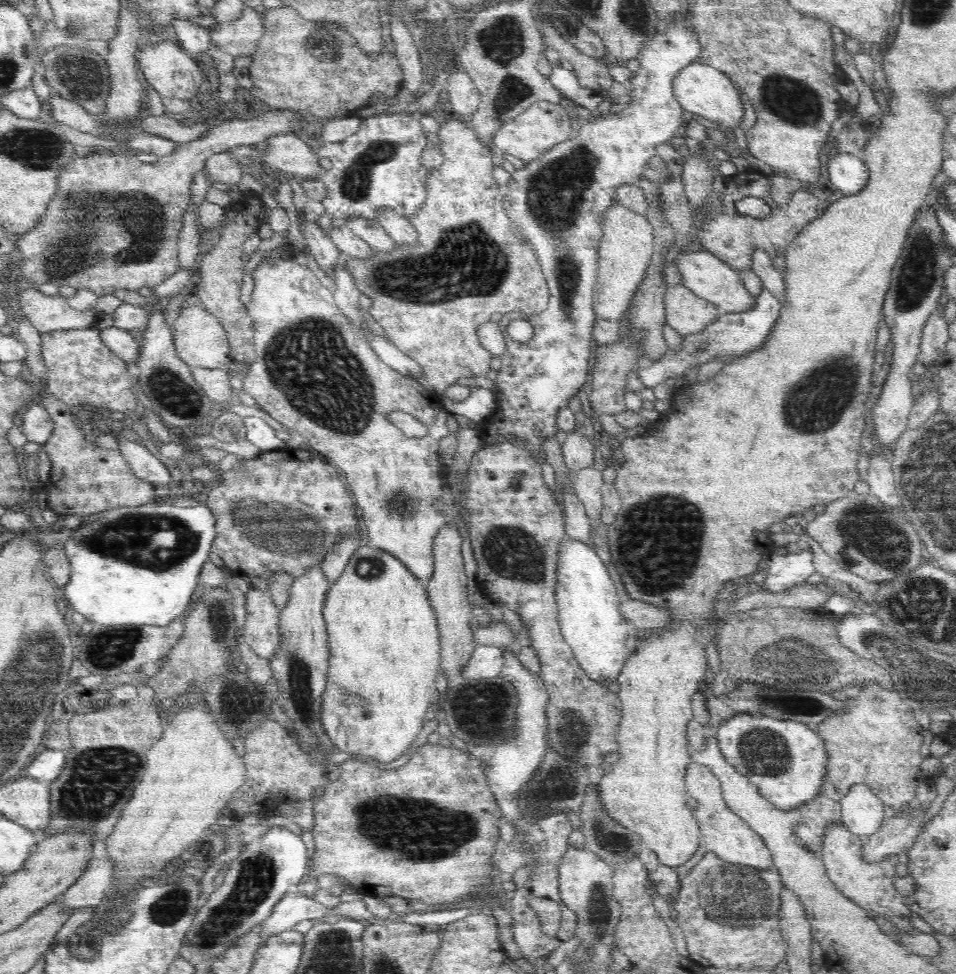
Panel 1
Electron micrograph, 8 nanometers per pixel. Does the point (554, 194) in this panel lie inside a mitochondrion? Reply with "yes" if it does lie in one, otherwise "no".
yes

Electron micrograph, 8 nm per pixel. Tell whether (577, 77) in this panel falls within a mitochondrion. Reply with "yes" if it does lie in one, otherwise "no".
no

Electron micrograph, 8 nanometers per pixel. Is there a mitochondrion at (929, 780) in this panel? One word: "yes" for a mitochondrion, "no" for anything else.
no

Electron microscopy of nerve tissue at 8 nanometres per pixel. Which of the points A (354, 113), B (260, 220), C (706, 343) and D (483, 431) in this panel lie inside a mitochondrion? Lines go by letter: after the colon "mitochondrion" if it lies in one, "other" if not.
A: other
B: other
C: mitochondrion
D: other

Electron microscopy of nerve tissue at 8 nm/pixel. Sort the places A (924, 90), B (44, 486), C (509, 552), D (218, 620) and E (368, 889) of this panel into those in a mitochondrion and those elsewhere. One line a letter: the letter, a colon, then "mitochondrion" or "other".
A: other
B: other
C: mitochondrion
D: mitochondrion
E: other

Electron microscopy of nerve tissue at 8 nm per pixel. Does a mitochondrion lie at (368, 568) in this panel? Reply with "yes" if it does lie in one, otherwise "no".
yes

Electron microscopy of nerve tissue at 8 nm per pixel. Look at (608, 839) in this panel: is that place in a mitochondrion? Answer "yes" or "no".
yes

